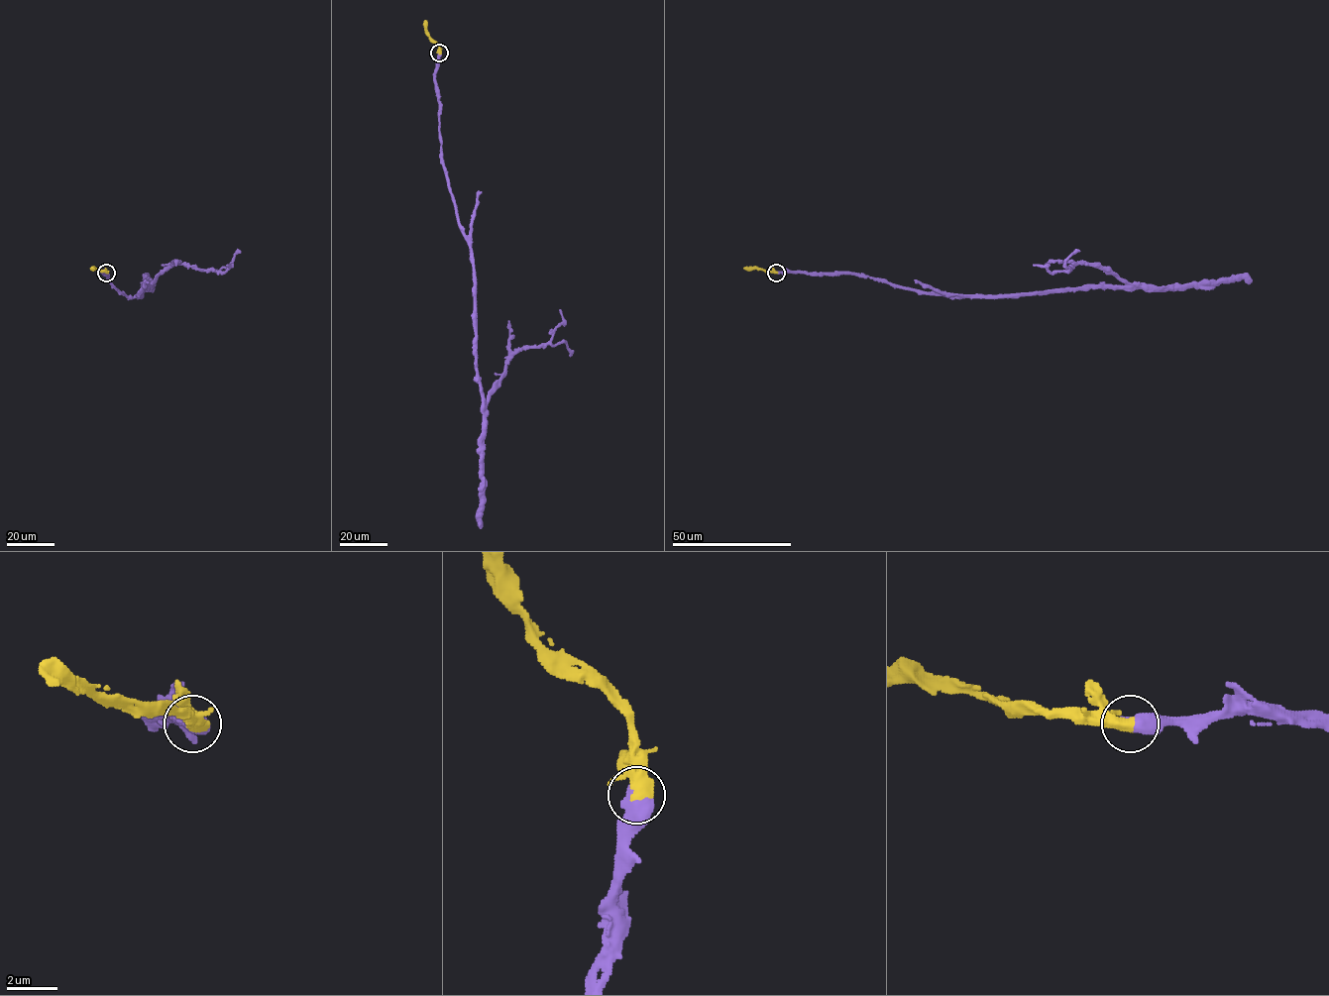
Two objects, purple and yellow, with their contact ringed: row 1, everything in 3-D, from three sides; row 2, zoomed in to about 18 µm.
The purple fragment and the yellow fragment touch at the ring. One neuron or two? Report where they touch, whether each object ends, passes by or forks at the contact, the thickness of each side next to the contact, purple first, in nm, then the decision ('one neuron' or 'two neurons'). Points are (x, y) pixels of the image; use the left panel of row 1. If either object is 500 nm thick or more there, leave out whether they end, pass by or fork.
place (106, 273); calibres 600 and 650 nm; one neuron

